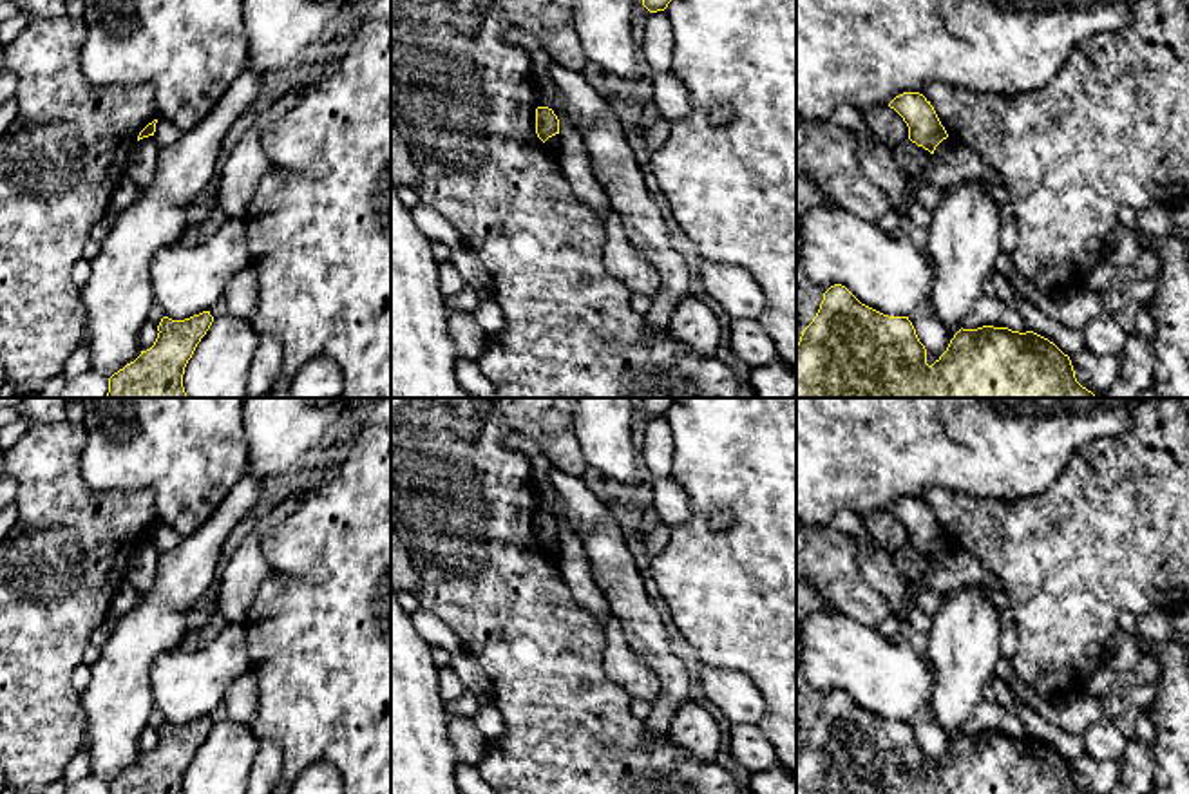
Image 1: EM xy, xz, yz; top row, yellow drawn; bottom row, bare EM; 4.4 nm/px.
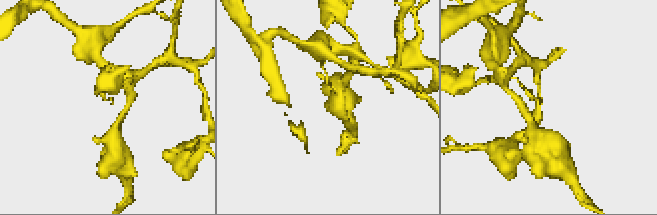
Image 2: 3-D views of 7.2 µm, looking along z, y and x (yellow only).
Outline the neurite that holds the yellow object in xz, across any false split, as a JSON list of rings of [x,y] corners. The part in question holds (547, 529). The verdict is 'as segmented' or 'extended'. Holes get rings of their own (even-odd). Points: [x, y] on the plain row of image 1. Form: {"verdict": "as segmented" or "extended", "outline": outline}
{"verdict": "as segmented", "outline": [[[548,512],[536,514],[536,539],[545,548],[548,543],[559,539],[559,525]]]}

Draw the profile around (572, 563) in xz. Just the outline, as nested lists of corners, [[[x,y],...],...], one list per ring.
[[[566,519],[559,523],[559,546],[561,553],[557,566],[570,588],[574,600],[590,611],[604,629],[604,622],[610,613],[608,602],[594,582],[585,548]]]

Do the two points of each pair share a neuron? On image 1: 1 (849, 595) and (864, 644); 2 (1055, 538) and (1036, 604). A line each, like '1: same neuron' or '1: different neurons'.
1: different neurons
2: same neuron

